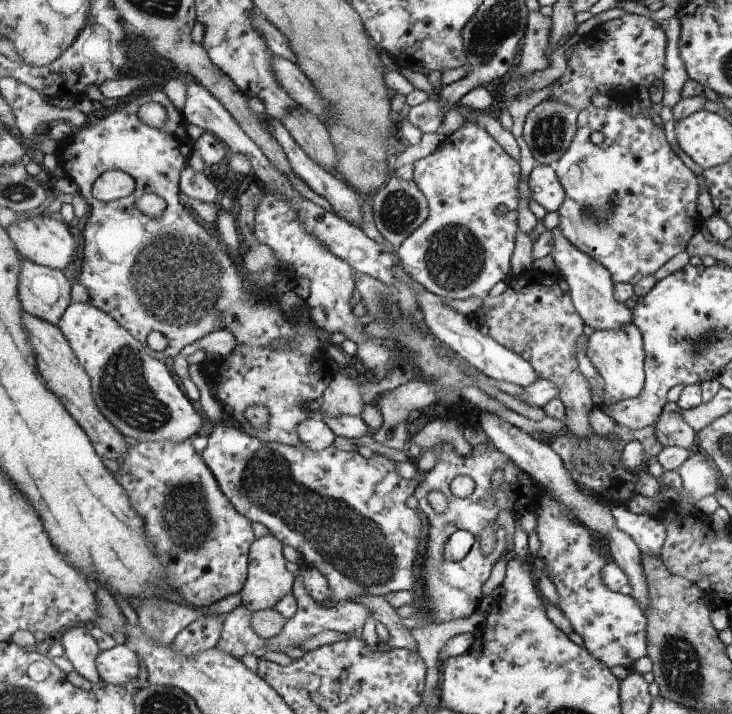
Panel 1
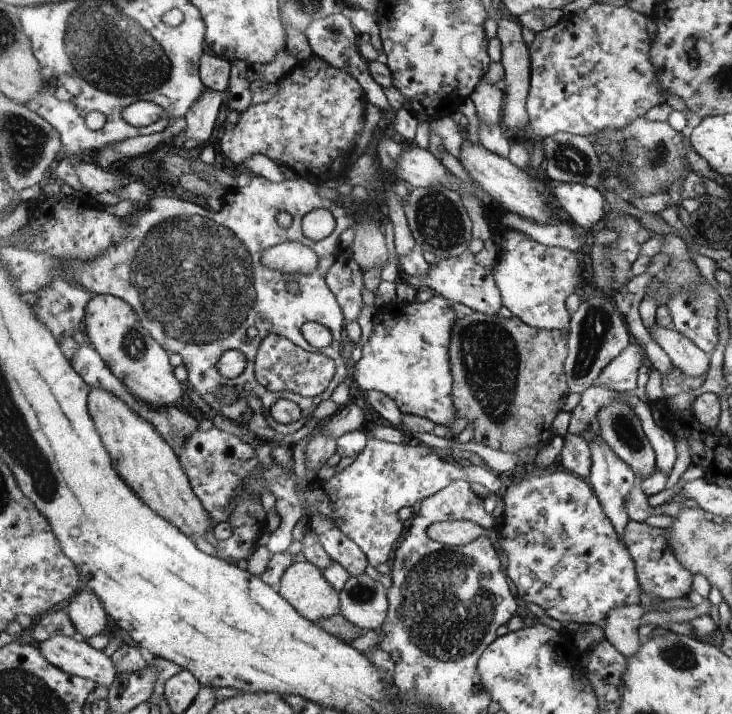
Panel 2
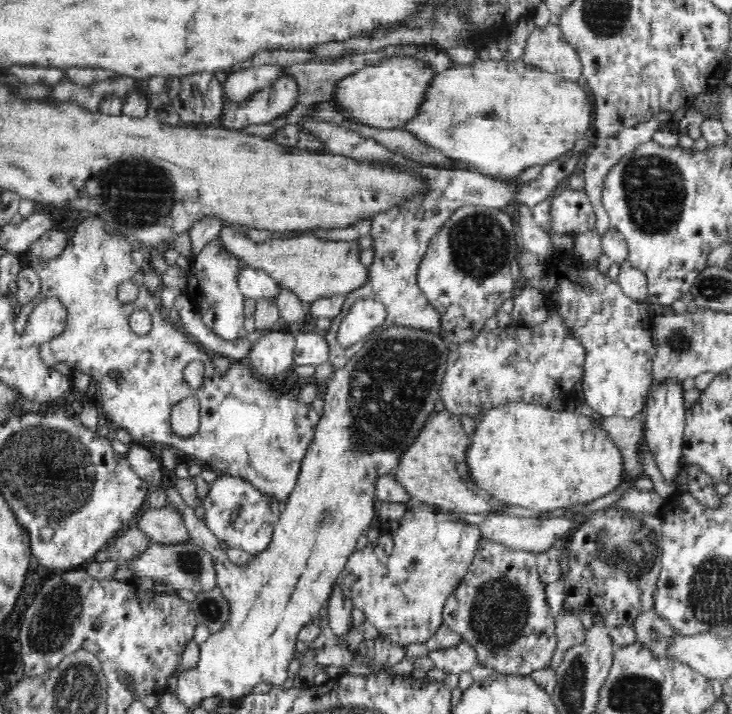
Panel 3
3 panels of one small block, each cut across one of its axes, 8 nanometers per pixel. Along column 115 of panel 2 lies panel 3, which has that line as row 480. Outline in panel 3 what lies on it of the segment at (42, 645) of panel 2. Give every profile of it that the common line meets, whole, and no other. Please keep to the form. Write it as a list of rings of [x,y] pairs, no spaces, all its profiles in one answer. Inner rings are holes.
[[[666,381],[662,386],[651,388],[649,397],[644,408],[644,440],[652,455],[658,471],[666,481],[670,481],[674,488],[678,489],[681,484],[678,482],[678,471],[683,461],[683,432],[685,426],[683,386],[675,384],[674,381]]]

